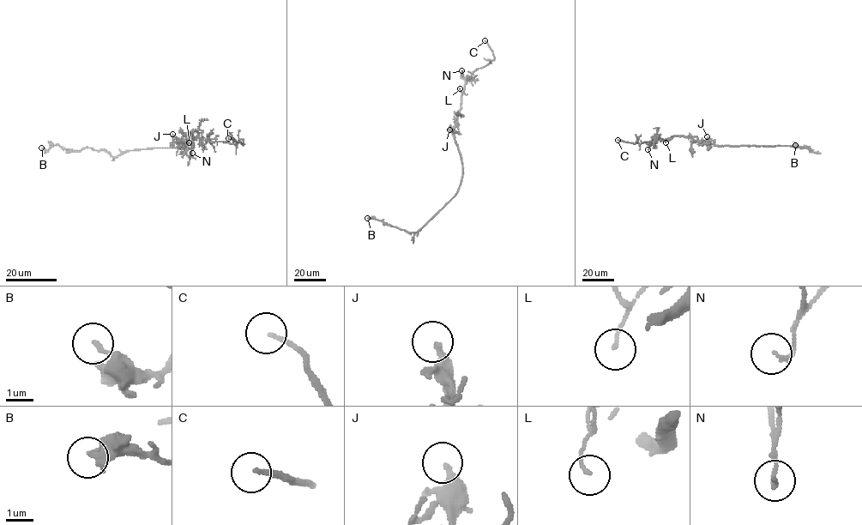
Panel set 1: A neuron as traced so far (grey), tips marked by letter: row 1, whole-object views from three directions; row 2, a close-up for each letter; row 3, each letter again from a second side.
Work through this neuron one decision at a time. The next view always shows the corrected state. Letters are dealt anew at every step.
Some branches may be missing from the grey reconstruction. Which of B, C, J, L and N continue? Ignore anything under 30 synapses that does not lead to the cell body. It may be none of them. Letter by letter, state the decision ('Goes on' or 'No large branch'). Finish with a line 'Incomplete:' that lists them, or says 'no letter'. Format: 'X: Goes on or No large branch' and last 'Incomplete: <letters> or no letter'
B: No large branch
C: Goes on
J: No large branch
L: No large branch
N: No large branch
Incomplete: C

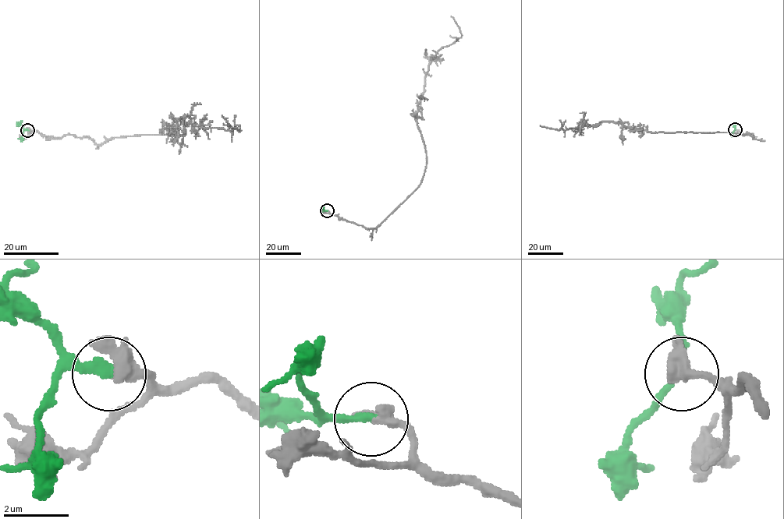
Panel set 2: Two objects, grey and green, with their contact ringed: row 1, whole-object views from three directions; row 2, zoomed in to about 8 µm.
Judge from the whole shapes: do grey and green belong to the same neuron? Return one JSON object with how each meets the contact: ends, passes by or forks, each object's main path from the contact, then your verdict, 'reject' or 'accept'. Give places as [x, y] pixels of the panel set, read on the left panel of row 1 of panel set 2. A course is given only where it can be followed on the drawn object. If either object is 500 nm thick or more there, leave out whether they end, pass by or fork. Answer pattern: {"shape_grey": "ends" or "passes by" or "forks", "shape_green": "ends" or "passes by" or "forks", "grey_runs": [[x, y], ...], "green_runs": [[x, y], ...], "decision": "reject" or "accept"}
{"shape_grey": "passes by", "shape_green": "ends", "grey_runs": [[28, 131], [86, 136], [96, 144], [183, 135], [168, 132], [181, 118], [186, 125], [240, 131], [223, 125]], "green_runs": [[28, 131], [24, 130], [18, 138]], "decision": "accept"}

